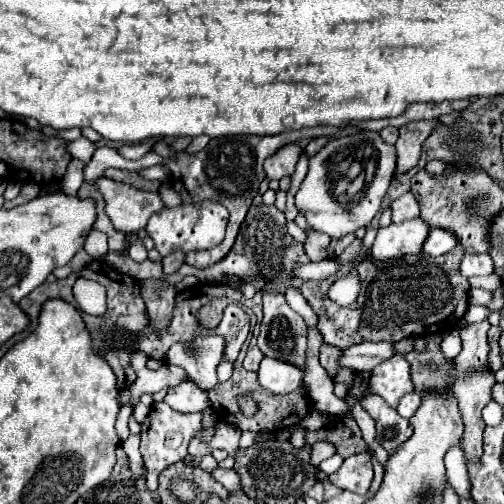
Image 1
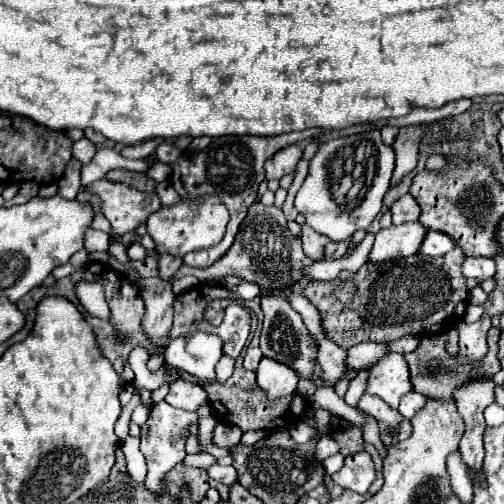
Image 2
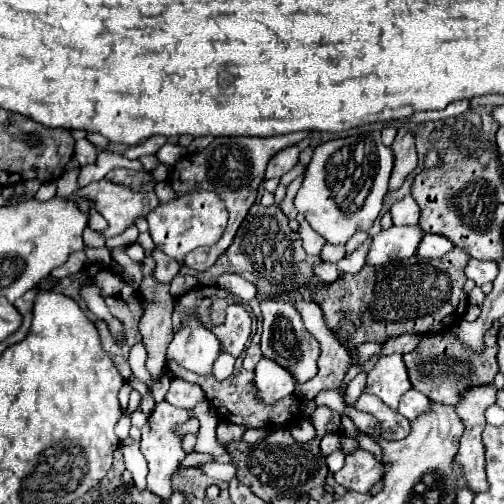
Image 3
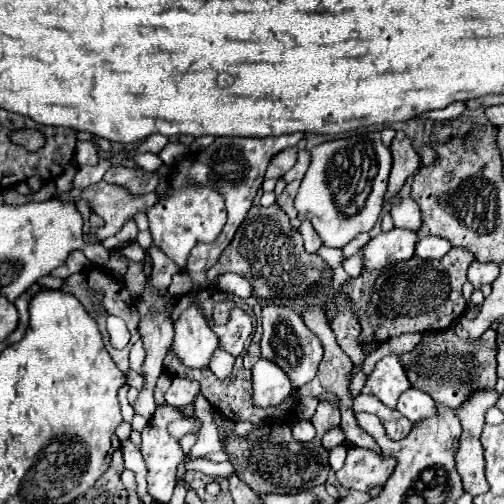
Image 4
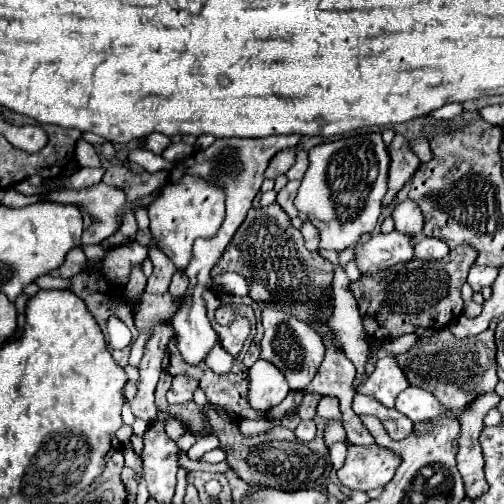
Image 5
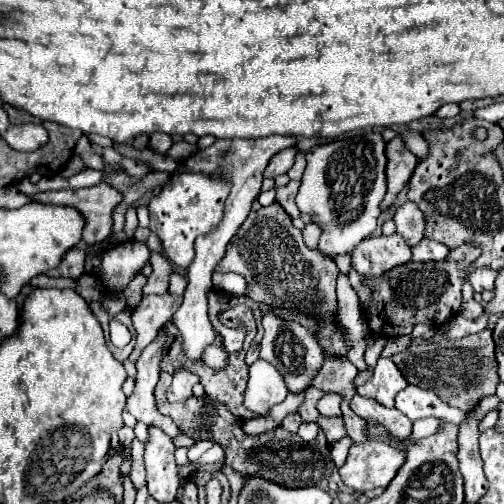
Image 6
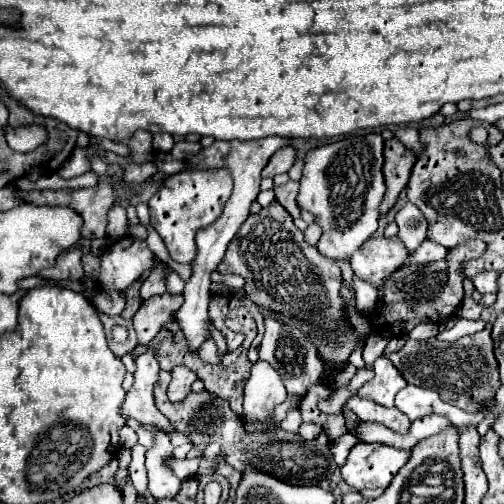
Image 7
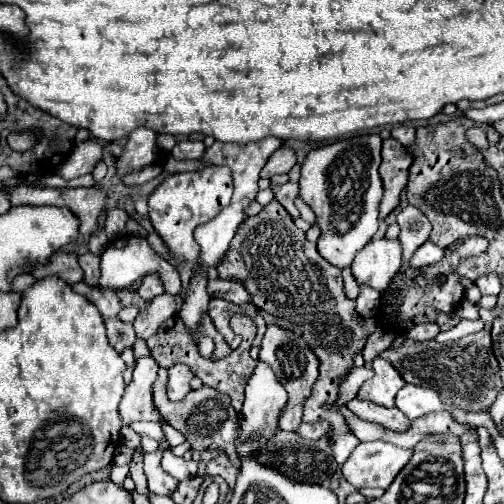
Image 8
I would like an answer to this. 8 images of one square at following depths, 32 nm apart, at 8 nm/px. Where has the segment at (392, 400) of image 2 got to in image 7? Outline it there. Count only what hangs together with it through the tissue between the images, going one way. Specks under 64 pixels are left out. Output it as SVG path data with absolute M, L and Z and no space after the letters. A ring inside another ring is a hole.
M380 356L374 362L374 378L358 390L358 396L370 398L370 400L374 400L374 402L378 402L386 408L392 408L394 406L394 396L404 386L406 386L406 380L400 376L396 366L388 358Z

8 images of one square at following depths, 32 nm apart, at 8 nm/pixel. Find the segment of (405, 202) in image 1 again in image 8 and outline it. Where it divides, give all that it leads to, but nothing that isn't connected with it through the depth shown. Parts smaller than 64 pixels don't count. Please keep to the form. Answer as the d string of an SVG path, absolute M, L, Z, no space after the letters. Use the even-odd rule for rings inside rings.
M408 204L400 214L398 214L398 226L400 226L400 242L402 242L402 250L404 250L404 264L400 270L408 268L408 260L412 258L414 250L424 244L428 240L430 234L430 222L428 218L412 204Z

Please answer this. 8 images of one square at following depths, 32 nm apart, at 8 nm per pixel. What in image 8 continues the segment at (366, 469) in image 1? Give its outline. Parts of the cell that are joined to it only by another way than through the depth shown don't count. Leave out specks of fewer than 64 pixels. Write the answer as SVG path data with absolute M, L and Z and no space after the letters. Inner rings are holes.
M388 442L358 444L346 464L342 466L344 478L354 488L388 488L396 474L408 464L412 450L396 448Z

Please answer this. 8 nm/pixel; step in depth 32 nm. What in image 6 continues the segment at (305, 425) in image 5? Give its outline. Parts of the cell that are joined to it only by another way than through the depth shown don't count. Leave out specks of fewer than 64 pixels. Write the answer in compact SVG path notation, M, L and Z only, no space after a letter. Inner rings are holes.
M302 422L296 434L298 434L304 442L310 442L310 440L314 440L316 434L318 434L318 424L316 424L316 422Z

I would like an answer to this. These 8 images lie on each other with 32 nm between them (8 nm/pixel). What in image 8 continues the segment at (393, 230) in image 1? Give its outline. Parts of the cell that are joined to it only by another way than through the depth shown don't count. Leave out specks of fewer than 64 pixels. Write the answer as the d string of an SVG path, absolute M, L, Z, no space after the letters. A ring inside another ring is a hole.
M370 240L352 260L352 274L356 282L370 284L378 292L388 288L390 278L402 266L400 240Z

